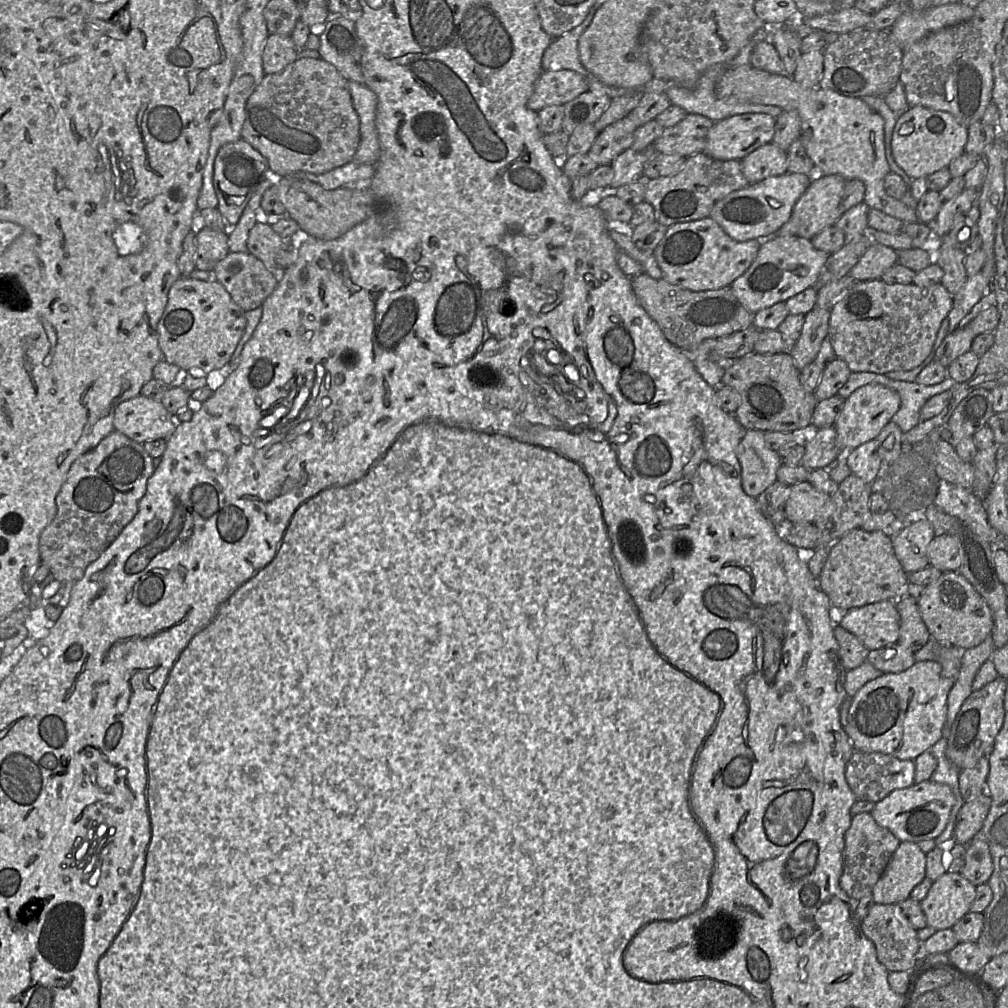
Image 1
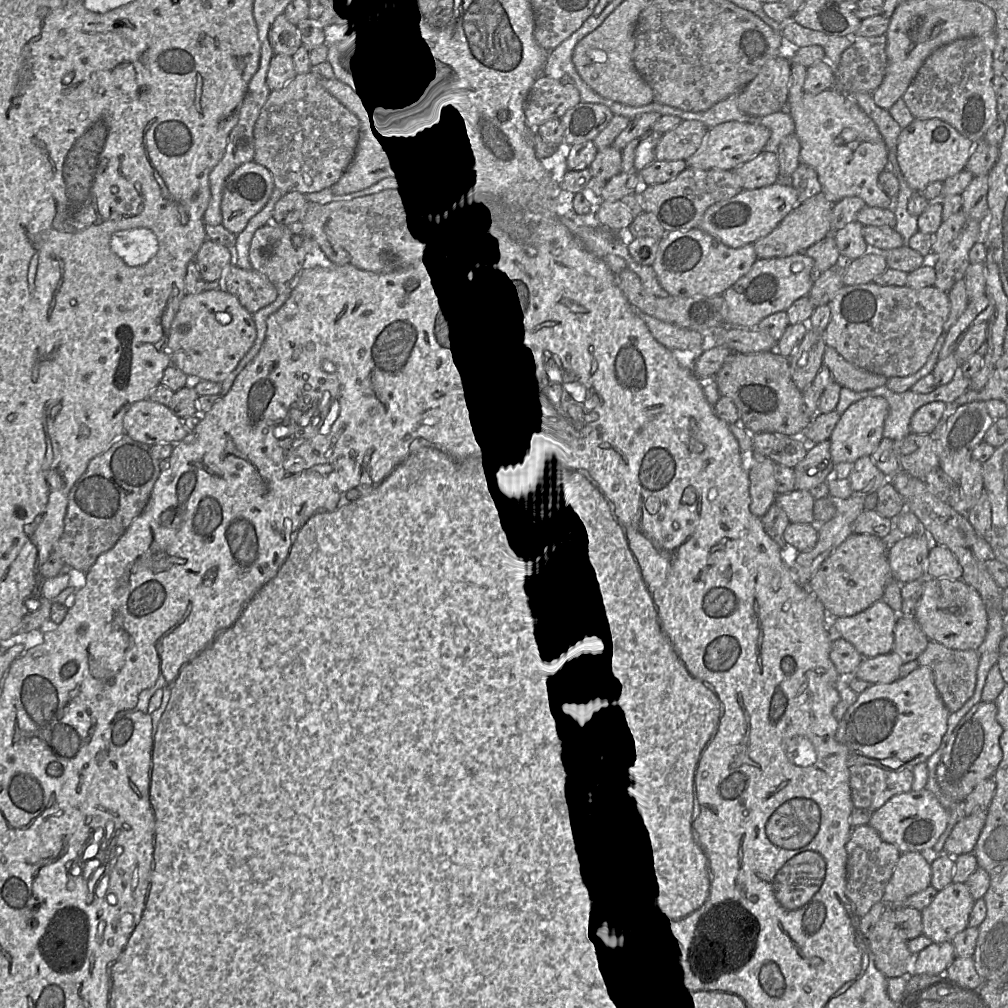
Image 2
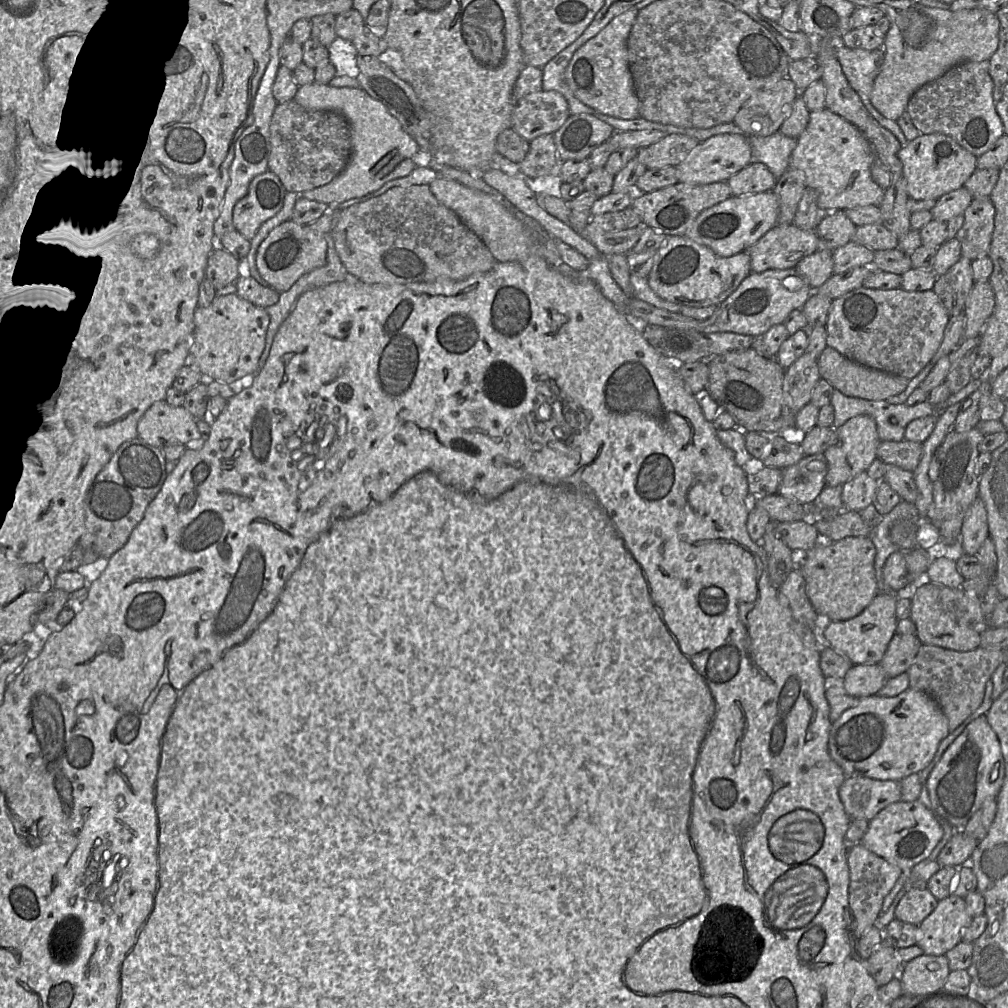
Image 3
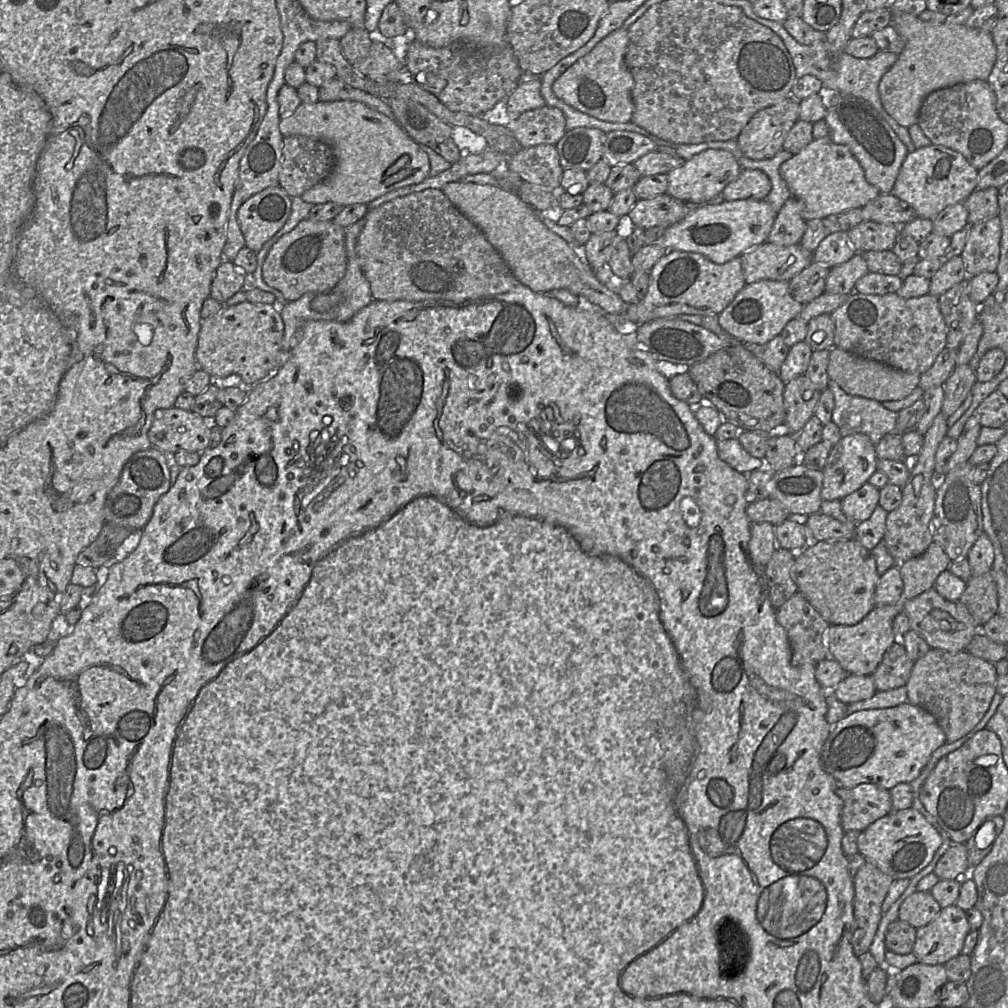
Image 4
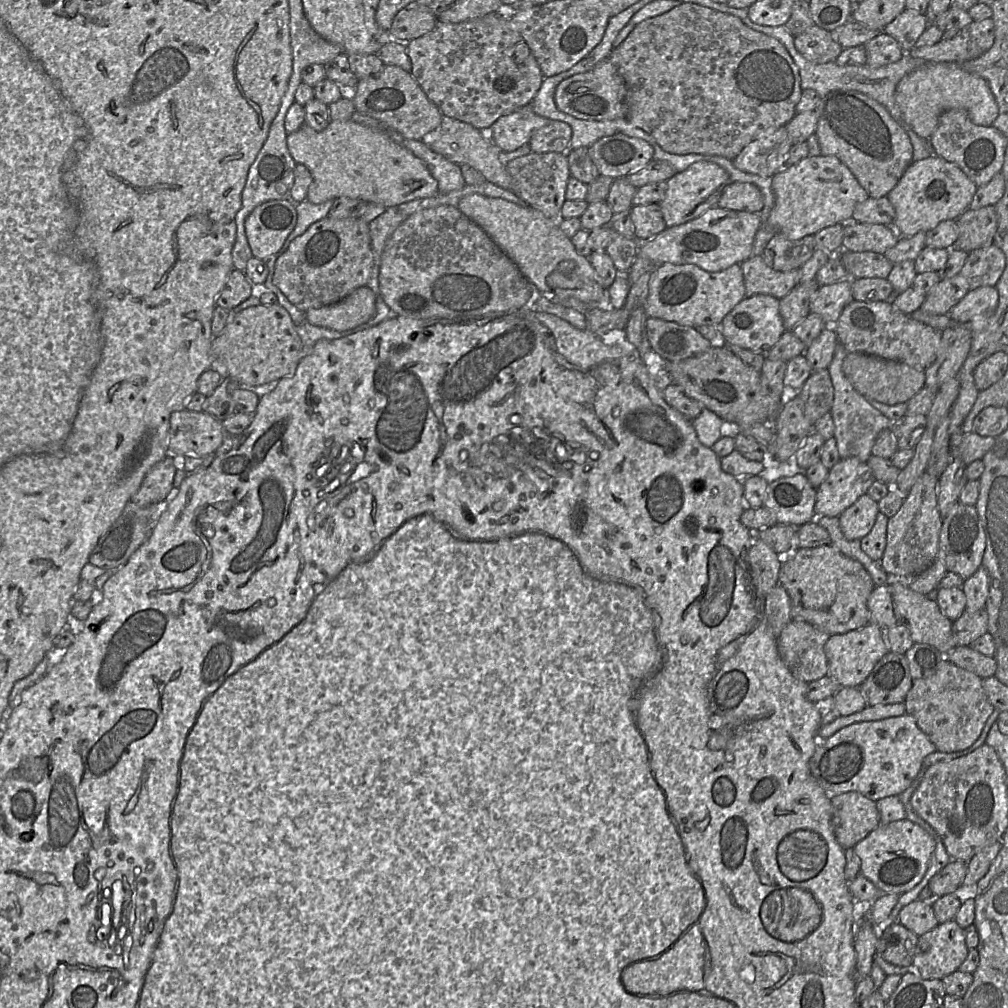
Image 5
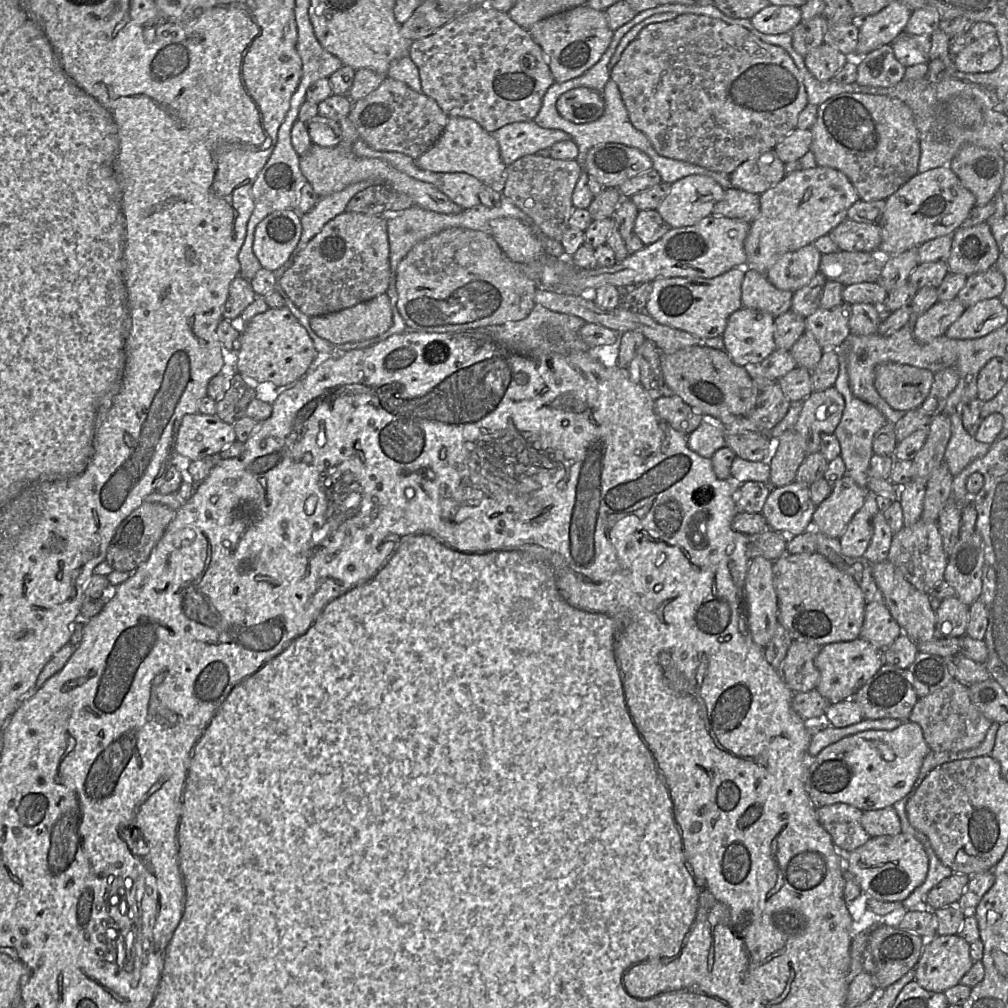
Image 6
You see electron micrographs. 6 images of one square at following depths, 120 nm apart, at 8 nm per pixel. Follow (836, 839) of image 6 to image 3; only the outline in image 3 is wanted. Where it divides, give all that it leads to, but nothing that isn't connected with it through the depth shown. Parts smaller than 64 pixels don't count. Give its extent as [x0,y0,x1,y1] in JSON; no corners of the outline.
[839,777,901,822]

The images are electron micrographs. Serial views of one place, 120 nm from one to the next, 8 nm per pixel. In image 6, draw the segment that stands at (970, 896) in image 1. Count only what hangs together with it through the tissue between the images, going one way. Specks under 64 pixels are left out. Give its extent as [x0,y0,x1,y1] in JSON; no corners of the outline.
[914,934,971,992]

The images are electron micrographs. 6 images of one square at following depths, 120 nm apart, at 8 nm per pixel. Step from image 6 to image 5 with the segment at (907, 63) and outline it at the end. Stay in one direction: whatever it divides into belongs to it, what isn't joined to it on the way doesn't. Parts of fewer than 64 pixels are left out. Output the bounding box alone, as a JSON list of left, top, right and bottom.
[883,8,928,54]

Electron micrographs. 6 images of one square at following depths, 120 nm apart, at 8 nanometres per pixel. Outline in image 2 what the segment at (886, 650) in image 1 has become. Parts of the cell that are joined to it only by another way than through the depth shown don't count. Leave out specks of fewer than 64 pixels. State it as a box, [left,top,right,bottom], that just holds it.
[852,652,902,684]

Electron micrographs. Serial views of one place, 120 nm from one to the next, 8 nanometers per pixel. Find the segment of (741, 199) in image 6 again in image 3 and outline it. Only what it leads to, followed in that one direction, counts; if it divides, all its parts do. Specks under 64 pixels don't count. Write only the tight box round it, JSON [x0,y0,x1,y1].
[728,162,777,196]

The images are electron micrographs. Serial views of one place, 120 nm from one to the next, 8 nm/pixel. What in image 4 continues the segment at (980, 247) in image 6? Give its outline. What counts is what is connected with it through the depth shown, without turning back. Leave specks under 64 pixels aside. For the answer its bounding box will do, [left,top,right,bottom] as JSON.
[964,188,999,226]

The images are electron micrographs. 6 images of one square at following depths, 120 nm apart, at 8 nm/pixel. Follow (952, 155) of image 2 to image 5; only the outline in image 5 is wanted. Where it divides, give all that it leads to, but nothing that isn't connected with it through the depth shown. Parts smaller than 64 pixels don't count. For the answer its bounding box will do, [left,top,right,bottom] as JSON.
[887,153,977,237]

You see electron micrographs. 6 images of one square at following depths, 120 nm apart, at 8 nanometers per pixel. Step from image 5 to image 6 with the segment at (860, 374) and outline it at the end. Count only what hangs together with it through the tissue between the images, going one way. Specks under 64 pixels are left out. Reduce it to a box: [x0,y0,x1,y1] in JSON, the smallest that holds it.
[874,363,934,410]

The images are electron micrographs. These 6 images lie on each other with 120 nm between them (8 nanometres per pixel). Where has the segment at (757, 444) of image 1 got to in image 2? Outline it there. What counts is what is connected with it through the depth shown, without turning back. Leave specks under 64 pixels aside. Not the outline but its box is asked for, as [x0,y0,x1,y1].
[748,453,778,518]

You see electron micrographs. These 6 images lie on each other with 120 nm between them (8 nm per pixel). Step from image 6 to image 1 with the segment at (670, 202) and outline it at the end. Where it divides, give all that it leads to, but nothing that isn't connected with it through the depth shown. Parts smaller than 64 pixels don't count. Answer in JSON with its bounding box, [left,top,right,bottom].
[704,113,776,160]

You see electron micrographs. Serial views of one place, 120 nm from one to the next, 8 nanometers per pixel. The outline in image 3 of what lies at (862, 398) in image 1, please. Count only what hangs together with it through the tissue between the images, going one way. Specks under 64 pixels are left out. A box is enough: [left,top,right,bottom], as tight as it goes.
[825,416,881,486]

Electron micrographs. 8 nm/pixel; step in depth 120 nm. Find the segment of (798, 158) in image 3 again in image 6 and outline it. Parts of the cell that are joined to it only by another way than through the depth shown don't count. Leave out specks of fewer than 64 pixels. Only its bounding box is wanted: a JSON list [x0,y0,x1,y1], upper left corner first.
[742,166,861,275]

